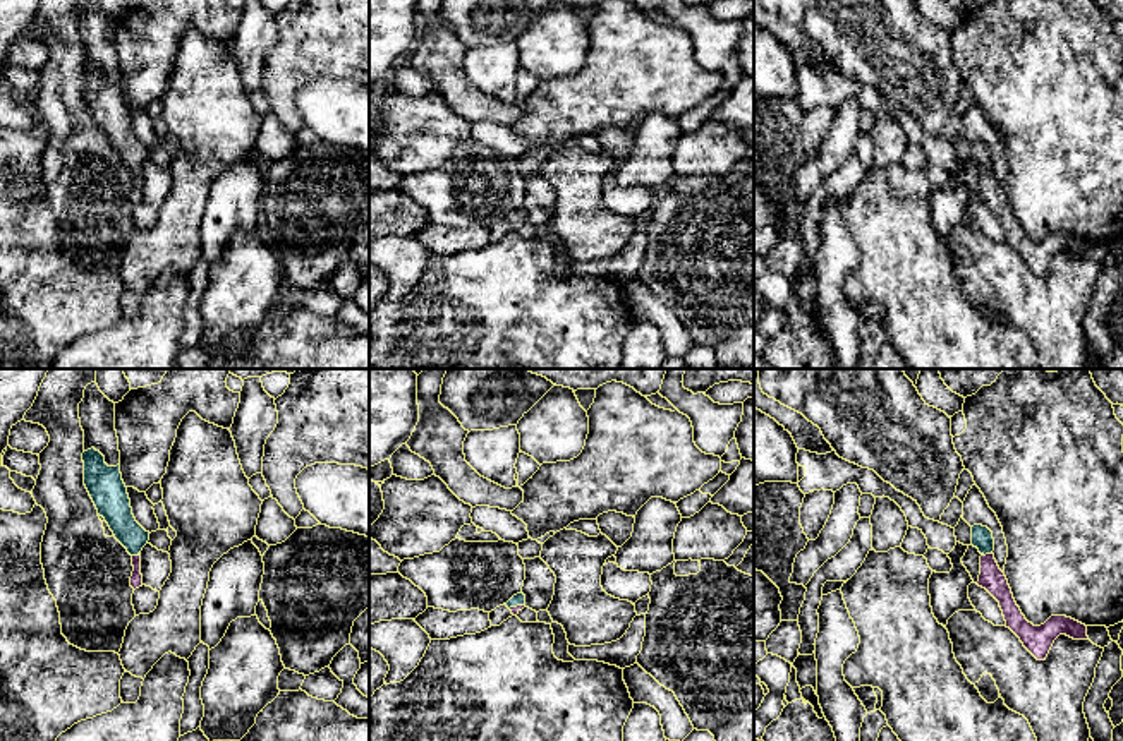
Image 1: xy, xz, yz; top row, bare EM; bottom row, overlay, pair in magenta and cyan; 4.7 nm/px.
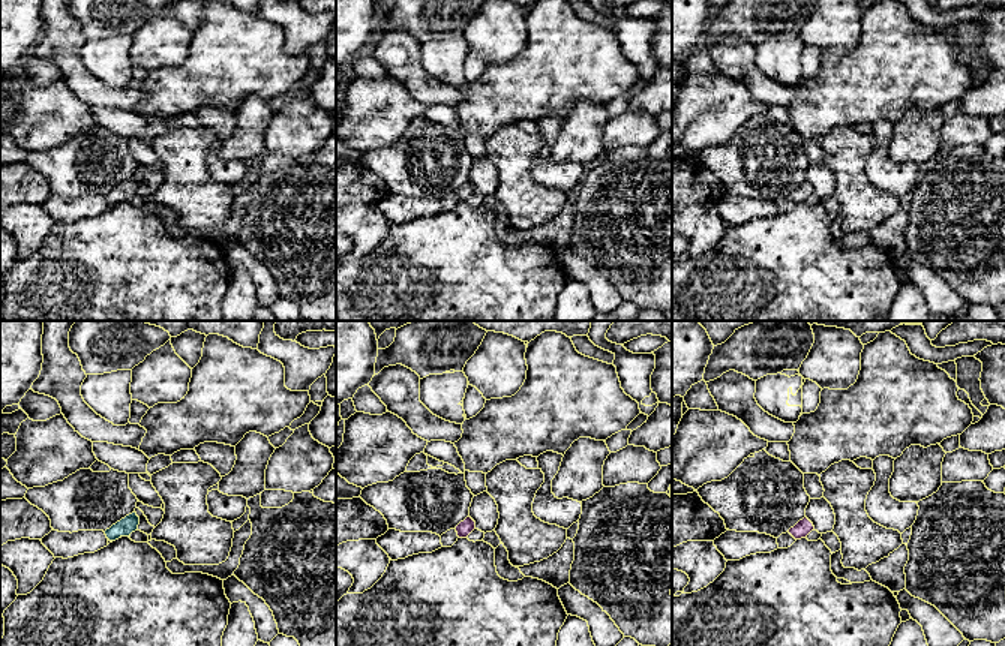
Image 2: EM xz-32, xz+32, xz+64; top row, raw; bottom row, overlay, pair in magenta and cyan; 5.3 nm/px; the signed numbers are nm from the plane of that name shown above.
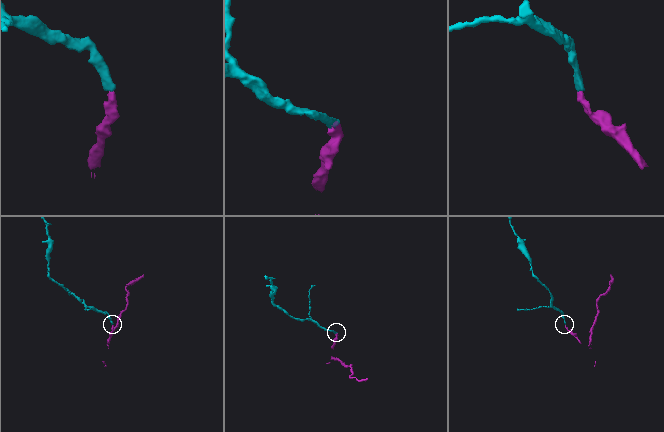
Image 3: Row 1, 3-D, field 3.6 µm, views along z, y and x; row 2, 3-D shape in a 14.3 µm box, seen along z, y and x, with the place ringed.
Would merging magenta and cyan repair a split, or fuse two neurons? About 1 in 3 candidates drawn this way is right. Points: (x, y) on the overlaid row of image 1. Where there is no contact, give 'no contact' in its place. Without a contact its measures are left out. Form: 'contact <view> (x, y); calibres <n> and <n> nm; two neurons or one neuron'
contact yz (986, 554); calibres 120 and 100 nm; one neuron

